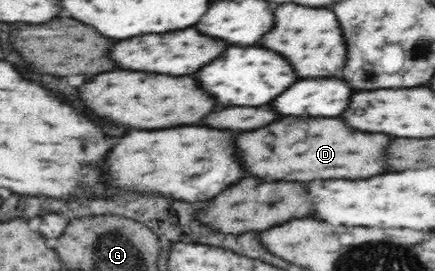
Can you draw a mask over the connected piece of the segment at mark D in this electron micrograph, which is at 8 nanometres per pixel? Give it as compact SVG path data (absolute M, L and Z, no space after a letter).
M283 118L281 122L239 138L245 166L253 174L287 182L309 182L313 178L369 178L369 174L385 174L381 150L385 150L389 142L391 138L385 134L349 130L341 118Z

